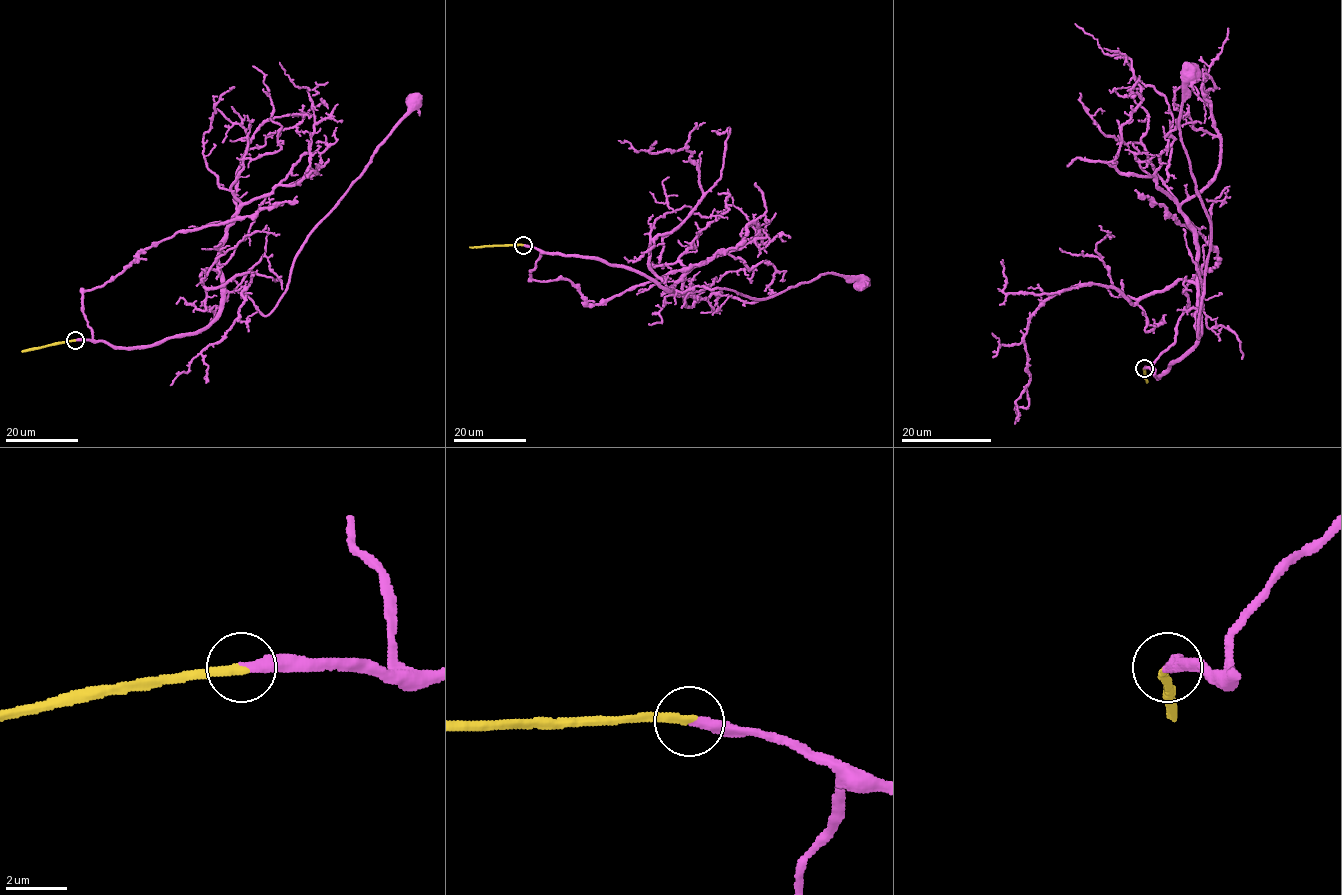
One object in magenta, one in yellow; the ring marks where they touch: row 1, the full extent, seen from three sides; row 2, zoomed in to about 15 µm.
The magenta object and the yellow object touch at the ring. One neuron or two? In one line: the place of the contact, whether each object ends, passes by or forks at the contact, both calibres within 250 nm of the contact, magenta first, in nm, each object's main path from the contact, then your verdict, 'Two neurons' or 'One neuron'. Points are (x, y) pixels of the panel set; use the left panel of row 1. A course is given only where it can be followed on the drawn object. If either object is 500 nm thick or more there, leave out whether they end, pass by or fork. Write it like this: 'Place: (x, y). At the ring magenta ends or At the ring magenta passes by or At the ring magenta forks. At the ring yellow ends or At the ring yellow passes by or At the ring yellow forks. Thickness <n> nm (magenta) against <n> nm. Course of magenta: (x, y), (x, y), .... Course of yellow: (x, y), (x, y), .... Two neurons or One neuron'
Place: (75, 340). At the ring magenta ends. At the ring yellow ends. Thickness 320 nm (magenta) against 280 nm. Course of magenta: (75, 340), (148, 347), (195, 334), (234, 291), (267, 315), (309, 232), (415, 102). Course of yellow: (75, 340), (21, 351). One neuron

